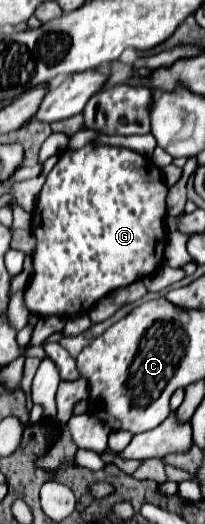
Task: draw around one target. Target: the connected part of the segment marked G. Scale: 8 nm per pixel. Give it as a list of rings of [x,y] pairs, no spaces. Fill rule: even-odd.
[[[95,143],[85,145],[79,151],[65,151],[57,165],[51,169],[51,173],[47,175],[47,181],[41,189],[37,207],[33,211],[33,219],[31,219],[31,231],[37,239],[37,247],[33,253],[33,275],[31,281],[27,285],[25,291],[25,305],[31,313],[47,317],[47,315],[59,315],[59,317],[71,317],[77,313],[85,313],[89,311],[99,299],[103,299],[107,293],[119,289],[119,287],[127,287],[143,277],[149,277],[151,273],[155,273],[161,263],[163,263],[163,253],[165,253],[165,243],[167,243],[167,231],[165,231],[165,217],[167,217],[167,207],[165,207],[165,197],[167,197],[167,185],[163,183],[163,173],[161,169],[157,169],[153,163],[149,163],[145,157],[141,157],[135,151],[123,149],[123,147],[99,147]]]

